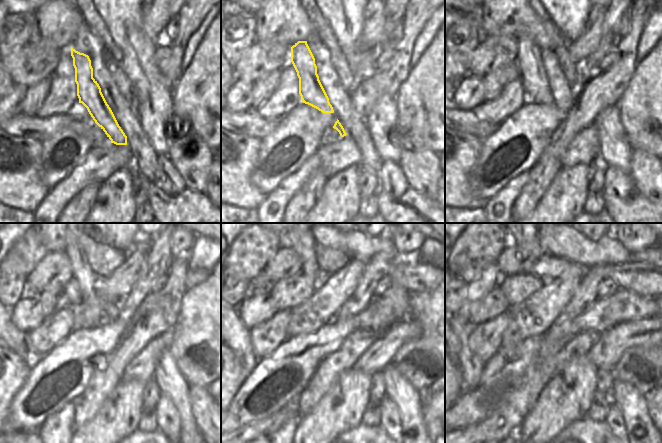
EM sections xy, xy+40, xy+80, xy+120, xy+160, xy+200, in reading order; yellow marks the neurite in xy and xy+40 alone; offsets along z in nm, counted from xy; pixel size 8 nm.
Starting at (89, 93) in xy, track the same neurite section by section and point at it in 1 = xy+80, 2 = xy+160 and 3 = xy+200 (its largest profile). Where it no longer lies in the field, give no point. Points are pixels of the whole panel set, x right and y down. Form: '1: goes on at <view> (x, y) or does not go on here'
1: goes on at xy+80 (535, 84)
2: goes on at xy+160 (303, 243)
3: goes on at xy+200 (531, 243)

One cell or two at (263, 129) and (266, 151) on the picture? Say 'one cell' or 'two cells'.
two cells

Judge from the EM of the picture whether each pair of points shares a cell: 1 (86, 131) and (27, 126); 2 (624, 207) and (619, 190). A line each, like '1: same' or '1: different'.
1: same
2: different

